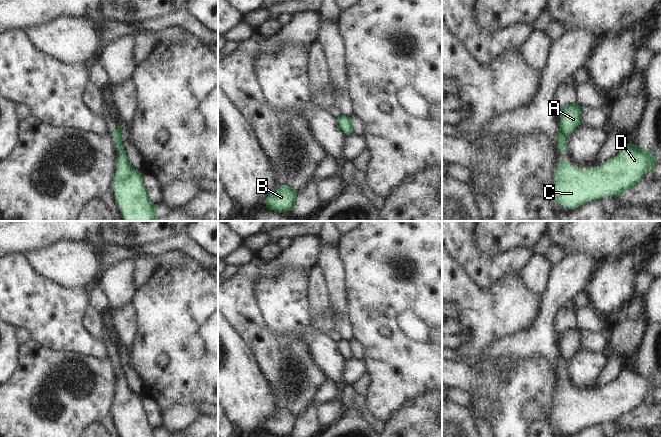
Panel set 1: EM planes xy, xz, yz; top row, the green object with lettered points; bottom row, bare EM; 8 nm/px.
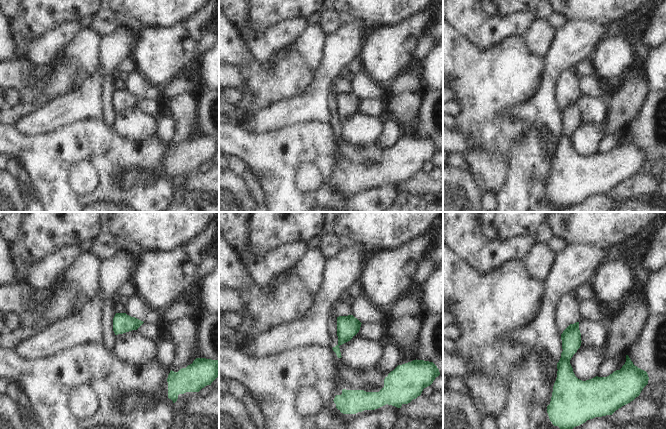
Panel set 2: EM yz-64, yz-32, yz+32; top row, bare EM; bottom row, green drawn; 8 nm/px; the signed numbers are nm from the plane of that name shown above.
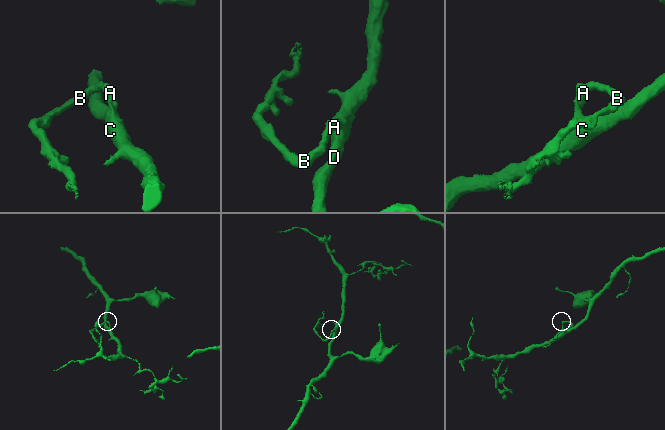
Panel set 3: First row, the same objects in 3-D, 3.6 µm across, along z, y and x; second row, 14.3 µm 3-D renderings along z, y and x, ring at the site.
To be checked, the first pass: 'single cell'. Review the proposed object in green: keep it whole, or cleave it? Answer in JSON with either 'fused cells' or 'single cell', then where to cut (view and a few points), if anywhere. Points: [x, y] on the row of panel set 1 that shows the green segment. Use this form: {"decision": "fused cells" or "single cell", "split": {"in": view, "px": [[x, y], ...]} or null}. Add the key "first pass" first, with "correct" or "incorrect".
{"first pass": "incorrect", "decision": "fused cells", "split": {"in": "yz", "px": [[559, 128], [565, 138]]}}

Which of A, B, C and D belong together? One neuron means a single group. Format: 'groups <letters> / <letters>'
groups A B / C D

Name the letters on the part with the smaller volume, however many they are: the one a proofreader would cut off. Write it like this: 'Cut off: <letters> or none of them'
Cut off: A, B

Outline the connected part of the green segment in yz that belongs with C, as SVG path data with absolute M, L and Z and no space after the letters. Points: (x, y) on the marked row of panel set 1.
M623 144L616 156L605 161L599 167L577 169L565 160L558 161L555 179L552 186L552 199L563 207L578 207L582 203L609 195L620 195L640 183L644 174L653 170L657 164L652 151L640 149L634 144Z

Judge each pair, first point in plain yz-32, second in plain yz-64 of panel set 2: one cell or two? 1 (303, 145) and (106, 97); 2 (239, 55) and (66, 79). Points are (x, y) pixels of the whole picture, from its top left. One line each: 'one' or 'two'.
1: two
2: one

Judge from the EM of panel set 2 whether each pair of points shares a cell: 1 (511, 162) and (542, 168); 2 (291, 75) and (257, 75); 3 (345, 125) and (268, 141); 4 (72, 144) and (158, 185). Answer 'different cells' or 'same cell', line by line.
1: same cell
2: same cell
3: different cells
4: same cell

